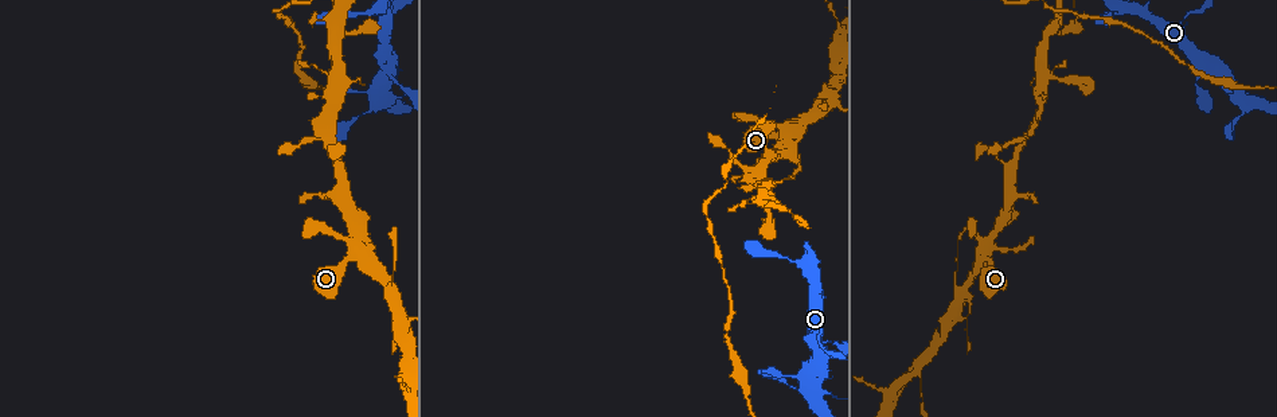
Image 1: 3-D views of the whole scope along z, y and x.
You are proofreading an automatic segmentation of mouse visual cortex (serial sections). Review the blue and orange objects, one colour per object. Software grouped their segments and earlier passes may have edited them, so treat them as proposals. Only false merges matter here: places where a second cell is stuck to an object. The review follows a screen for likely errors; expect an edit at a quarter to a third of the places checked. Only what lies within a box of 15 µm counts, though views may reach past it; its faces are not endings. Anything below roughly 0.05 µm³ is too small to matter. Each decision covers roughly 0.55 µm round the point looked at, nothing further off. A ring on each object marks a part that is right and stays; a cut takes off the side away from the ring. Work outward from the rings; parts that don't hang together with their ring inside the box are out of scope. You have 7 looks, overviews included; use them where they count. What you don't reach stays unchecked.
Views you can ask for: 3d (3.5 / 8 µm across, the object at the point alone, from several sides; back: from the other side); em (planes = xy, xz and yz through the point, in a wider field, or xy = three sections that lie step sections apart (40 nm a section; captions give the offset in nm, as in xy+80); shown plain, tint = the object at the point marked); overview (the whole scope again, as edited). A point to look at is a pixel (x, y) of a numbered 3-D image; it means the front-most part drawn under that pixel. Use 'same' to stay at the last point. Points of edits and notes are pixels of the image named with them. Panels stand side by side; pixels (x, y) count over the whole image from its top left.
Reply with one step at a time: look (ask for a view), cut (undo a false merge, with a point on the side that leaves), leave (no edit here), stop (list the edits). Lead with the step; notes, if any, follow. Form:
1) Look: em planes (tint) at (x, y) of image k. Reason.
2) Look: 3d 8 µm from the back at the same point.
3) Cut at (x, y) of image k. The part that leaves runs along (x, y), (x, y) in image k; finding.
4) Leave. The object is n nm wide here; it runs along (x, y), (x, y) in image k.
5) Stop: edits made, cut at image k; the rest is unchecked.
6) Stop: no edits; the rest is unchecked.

Look: 3d 3.5 µm at (983, 249) of image 1.

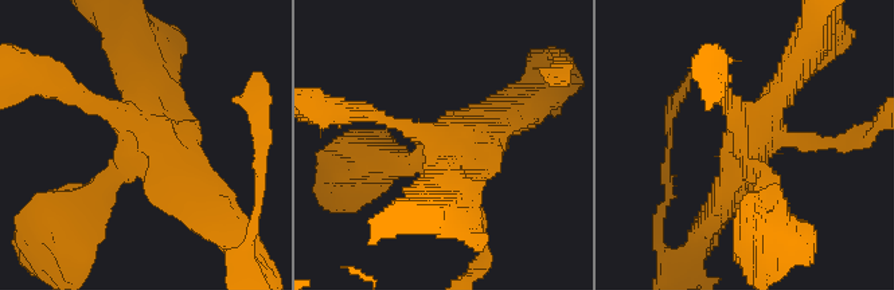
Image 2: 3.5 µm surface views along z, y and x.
Look: em xy step 2 (tint) at (447, 142) of image 2.

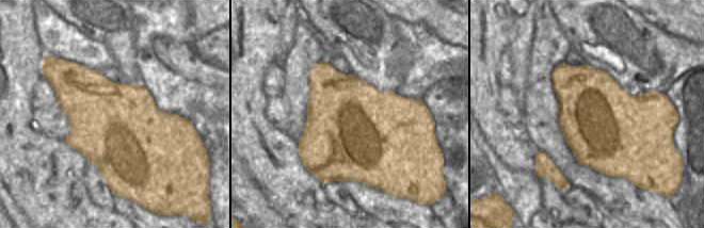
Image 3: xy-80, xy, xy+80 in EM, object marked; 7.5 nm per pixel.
Leave. It runs along (89, 200), (147, 142), (143, 63) in image 2; continuous, no second cell.

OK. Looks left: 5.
Look: 3d 8 µm at (957, 302) of image 1. Two arms in line, one across.

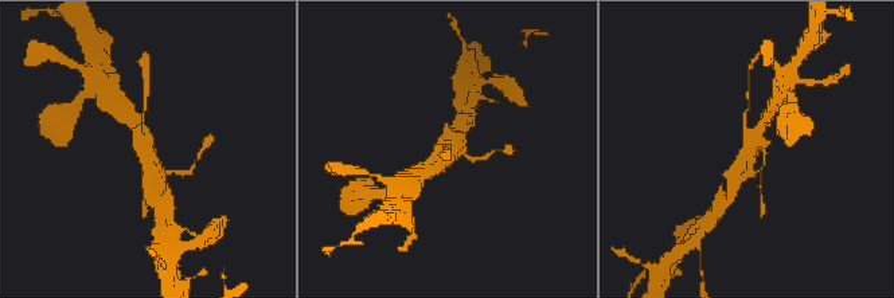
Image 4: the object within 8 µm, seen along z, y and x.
Look: 3d 3.5 µm at (750, 148) of image 4. Zoom in.

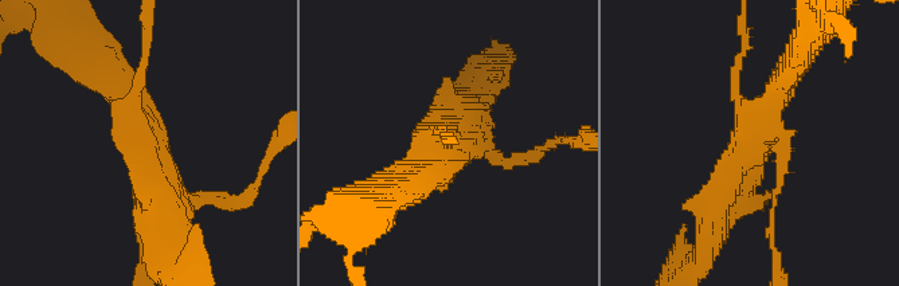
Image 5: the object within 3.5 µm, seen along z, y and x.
Look: em xy step 1 (tint) at (144, 148) of image 5. Shape alone is not enough.

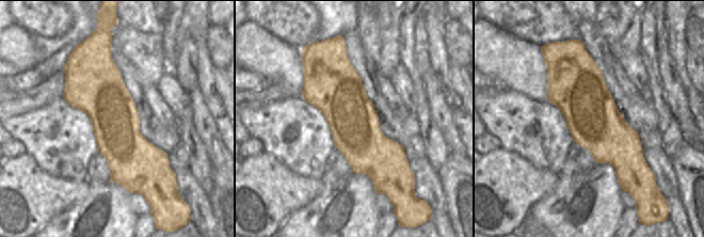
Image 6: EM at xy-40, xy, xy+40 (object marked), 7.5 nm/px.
Leave. It runs along (340, 50), (379, 186) in image 6; continuous, no second cell.

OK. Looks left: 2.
Look: em xy step 2 (tint) at (762, 164) of image 1. Branch point.

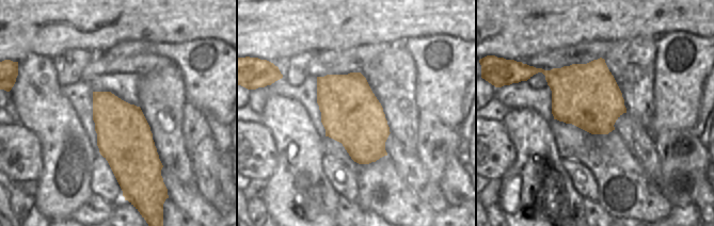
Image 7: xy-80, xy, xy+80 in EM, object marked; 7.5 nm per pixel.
Look: 3d 3.5 µm at the same point.

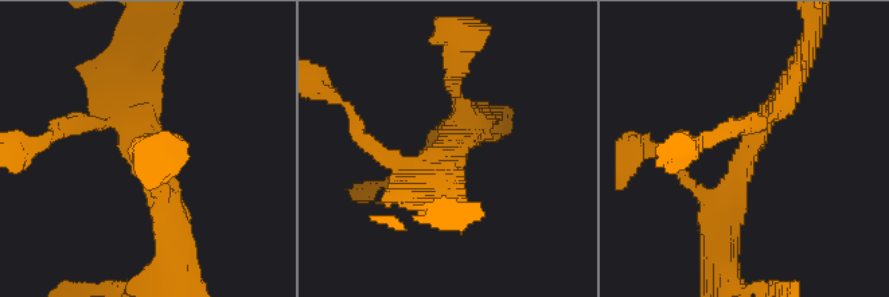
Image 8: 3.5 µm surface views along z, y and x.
Leave. It runs along (722, 214), (747, 148), (798, 66) in image 8; all the same cell.

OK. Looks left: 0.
Stop: no edits; the rest is unchecked.

